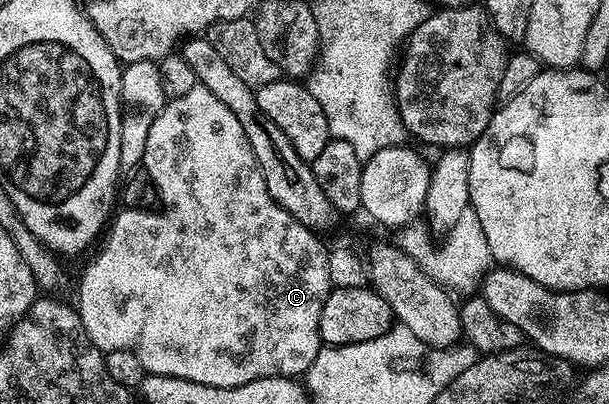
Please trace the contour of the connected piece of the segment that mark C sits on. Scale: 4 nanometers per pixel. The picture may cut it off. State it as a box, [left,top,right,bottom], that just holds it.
[75,84,331,388]

